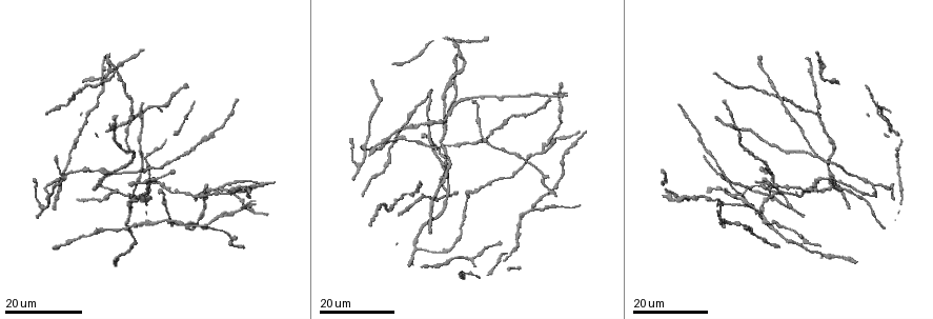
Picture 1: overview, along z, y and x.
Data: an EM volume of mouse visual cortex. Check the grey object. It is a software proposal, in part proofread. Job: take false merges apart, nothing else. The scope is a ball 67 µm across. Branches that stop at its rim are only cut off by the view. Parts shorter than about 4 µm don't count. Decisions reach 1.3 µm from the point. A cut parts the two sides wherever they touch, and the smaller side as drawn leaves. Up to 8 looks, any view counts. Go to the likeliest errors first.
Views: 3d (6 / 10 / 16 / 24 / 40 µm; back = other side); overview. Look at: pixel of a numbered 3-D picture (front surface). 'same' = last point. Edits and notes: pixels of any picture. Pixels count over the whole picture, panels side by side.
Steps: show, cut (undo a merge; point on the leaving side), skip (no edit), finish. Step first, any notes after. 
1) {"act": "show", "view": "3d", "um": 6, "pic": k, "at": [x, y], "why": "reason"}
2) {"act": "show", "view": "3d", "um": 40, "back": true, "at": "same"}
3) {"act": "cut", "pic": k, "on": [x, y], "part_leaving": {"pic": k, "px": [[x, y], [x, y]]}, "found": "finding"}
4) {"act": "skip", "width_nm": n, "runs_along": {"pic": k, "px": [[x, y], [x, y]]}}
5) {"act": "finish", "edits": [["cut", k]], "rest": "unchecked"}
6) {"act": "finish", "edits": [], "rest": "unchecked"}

{"act": "show", "view": "3d", "um": 16, "pic": 1, "at": [366, 142], "why": "a fork"}

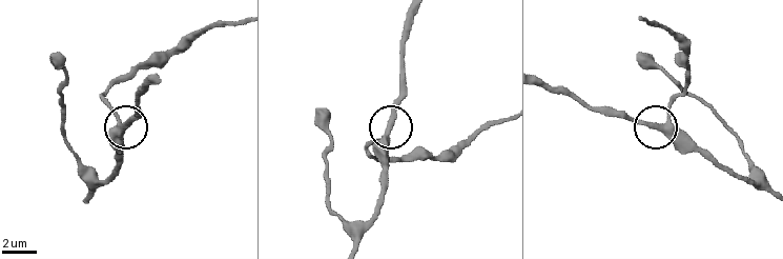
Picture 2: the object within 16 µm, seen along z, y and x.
{"act": "show", "view": "3d", "um": 6, "pic": 2, "at": [387, 129]}

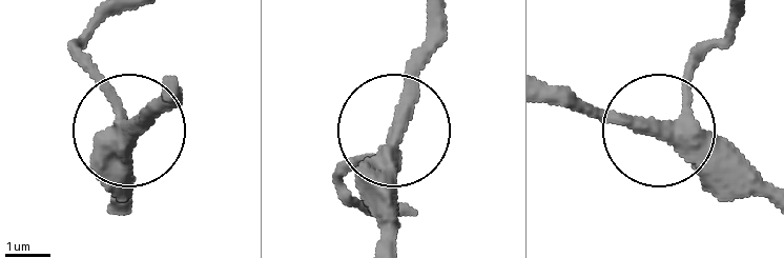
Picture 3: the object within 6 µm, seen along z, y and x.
{"act": "skip", "arms": 3, "found": "one cell here"}

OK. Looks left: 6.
{"act": "show", "view": "3d", "um": 16, "pic": 1, "at": [535, 207], "why": "three arms meet"}

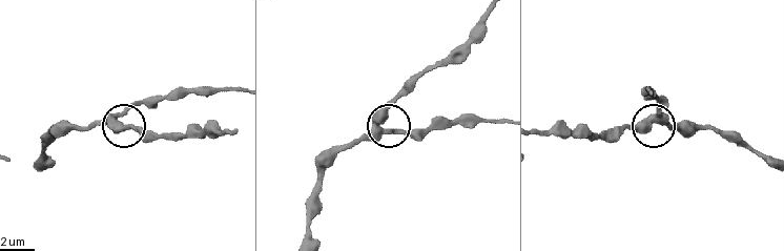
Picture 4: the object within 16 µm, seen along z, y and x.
{"act": "show", "view": "3d", "um": 10, "pic": 4, "at": [381, 132]}

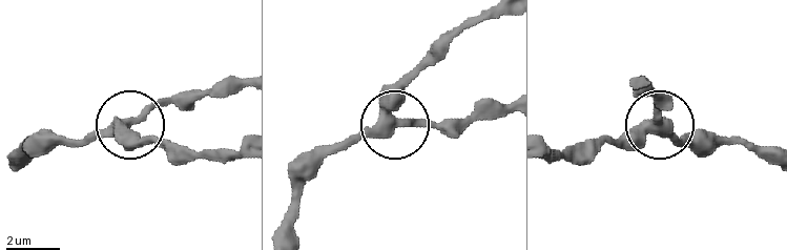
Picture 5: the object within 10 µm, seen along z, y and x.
{"act": "skip", "runs_along": {"pic": 5, "px": [[487, 9], [459, 25], [412, 80], [392, 121], [463, 127]]}, "found": "all the same cell"}

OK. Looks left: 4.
{"act": "show", "view": "3d", "um": 16, "pic": 1, "at": [128, 228]}

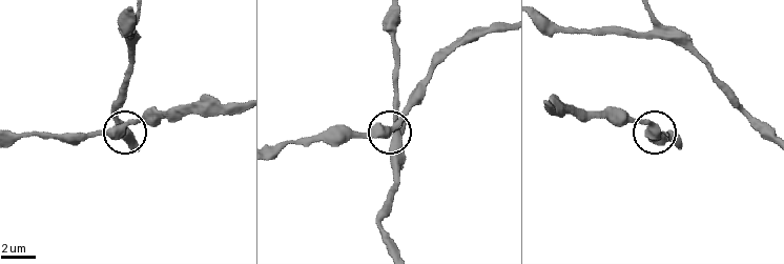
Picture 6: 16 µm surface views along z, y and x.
{"act": "show", "view": "3d", "um": 10, "pic": 6, "at": [387, 134]}

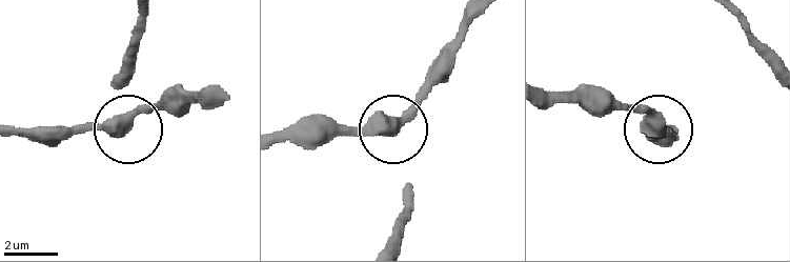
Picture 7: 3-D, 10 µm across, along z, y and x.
{"act": "skip", "runs_along": {"pic": 7, "px": [[475, 15], [442, 76], [391, 127], [295, 129]]}, "found": "all the same cell"}

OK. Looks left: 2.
{"act": "show", "view": "3d", "um": 16, "pic": 1, "at": [442, 135]}

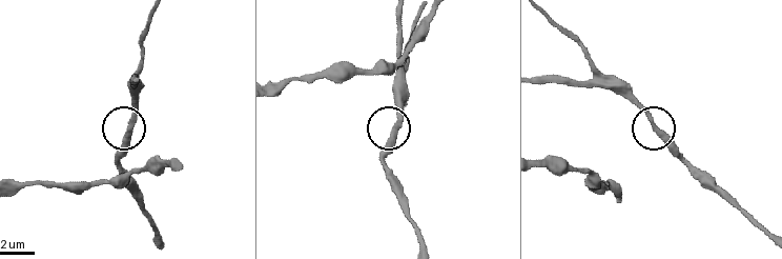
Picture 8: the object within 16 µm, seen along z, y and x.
{"act": "show", "view": "3d", "um": 6, "pic": 8, "at": [395, 134], "why": "closer look"}

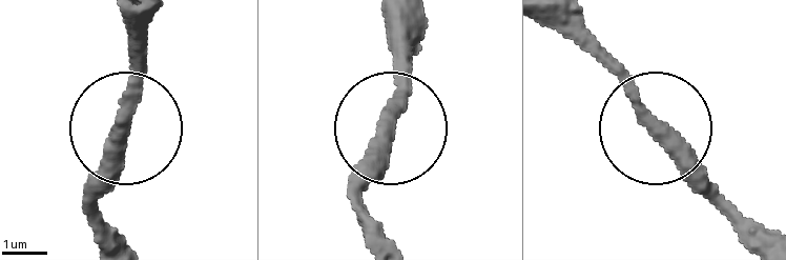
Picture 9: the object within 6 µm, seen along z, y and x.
{"act": "skip", "width_nm": 320, "found": "one cell here"}

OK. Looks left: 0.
{"act": "finish", "edits": [], "rest": "unchecked"}

